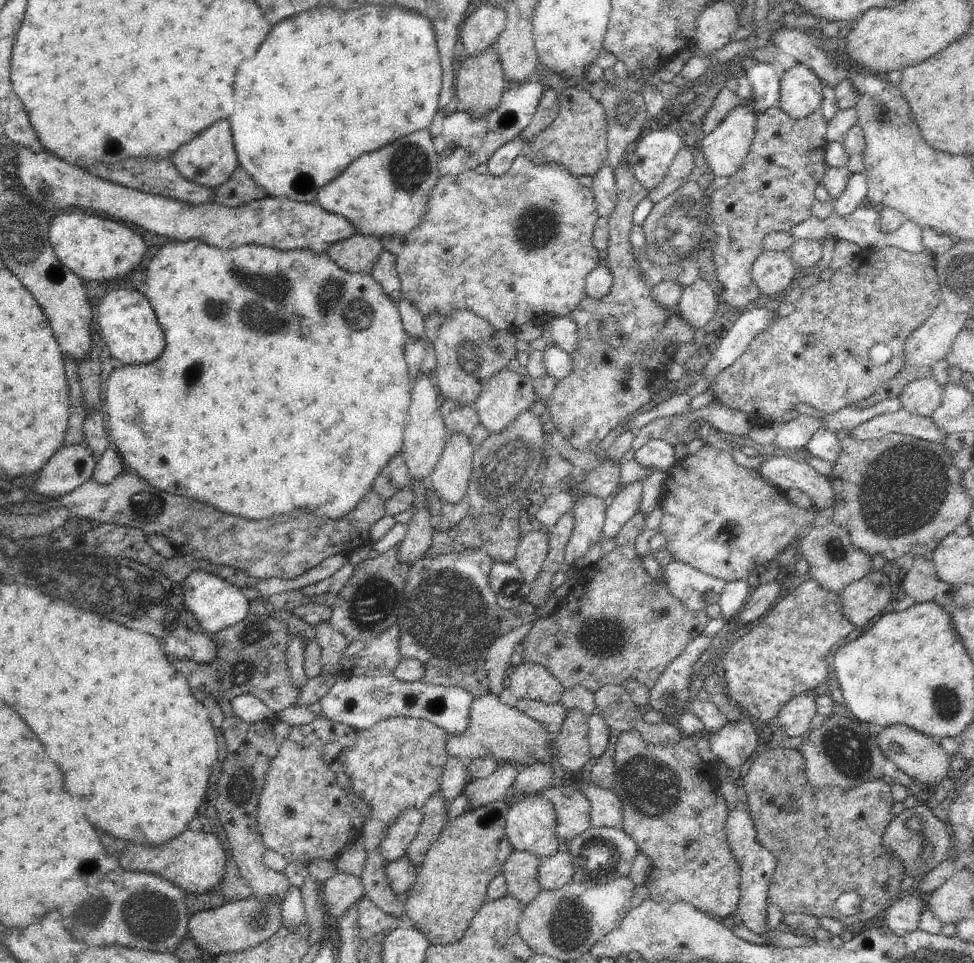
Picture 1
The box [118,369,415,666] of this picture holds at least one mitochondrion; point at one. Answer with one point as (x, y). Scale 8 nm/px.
(373, 604)

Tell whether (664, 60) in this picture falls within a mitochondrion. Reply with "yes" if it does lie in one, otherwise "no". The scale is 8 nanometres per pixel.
no

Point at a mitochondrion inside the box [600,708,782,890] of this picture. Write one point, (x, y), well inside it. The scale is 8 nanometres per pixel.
(656, 790)

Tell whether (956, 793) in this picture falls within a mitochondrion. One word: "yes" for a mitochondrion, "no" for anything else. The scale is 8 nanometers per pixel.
no

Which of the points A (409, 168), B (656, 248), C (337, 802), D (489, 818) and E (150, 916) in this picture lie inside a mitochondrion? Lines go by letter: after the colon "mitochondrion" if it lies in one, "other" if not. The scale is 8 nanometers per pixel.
A: mitochondrion
B: mitochondrion
C: other
D: other
E: mitochondrion

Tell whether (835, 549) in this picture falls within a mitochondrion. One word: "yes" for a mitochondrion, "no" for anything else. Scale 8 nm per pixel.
yes

